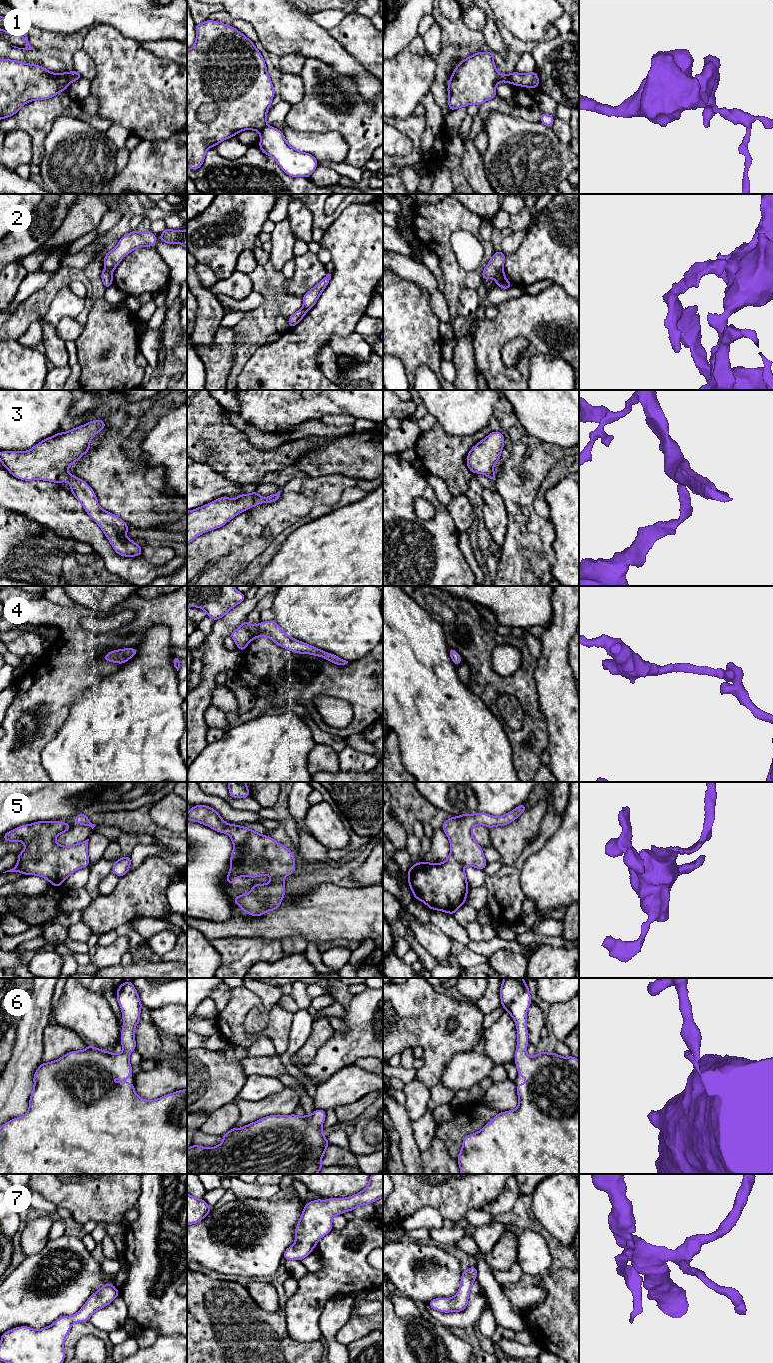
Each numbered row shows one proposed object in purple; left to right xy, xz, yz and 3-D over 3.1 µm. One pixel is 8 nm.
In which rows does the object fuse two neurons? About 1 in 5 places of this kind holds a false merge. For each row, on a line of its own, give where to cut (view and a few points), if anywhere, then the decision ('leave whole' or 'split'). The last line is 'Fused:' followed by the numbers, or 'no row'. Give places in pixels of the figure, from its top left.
1: cut xy (66, 73), (67, 79), (70, 82); split
2: cut yz (502, 267), (495, 280); split
3: cut none; leave whole
4: cut none; leave whole
5: cut none; leave whole
6: cut none; leave whole
7: cut none; leave whole
Fused: 1, 2

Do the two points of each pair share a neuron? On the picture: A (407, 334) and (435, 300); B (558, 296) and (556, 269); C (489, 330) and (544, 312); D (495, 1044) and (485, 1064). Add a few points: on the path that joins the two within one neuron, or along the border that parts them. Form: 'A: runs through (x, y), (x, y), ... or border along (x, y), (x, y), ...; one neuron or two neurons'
A: border along (419, 285), (427, 293), (430, 308), (440, 322); two neurons
B: border along (553, 282), (560, 285), (568, 295); two neurons
C: runs through (503, 328), (518, 317), (530, 317); one neuron
D: border along (485, 1053), (494, 1065); two neurons

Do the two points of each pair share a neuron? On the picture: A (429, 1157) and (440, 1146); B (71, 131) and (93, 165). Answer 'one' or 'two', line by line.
A: one
B: one

